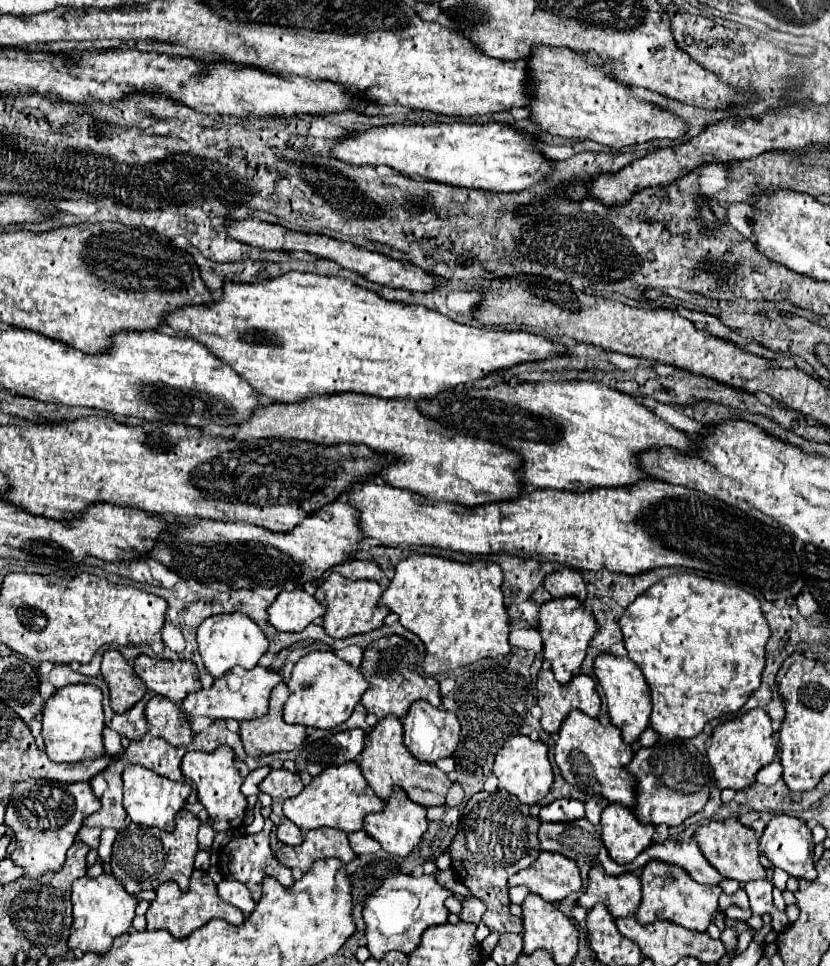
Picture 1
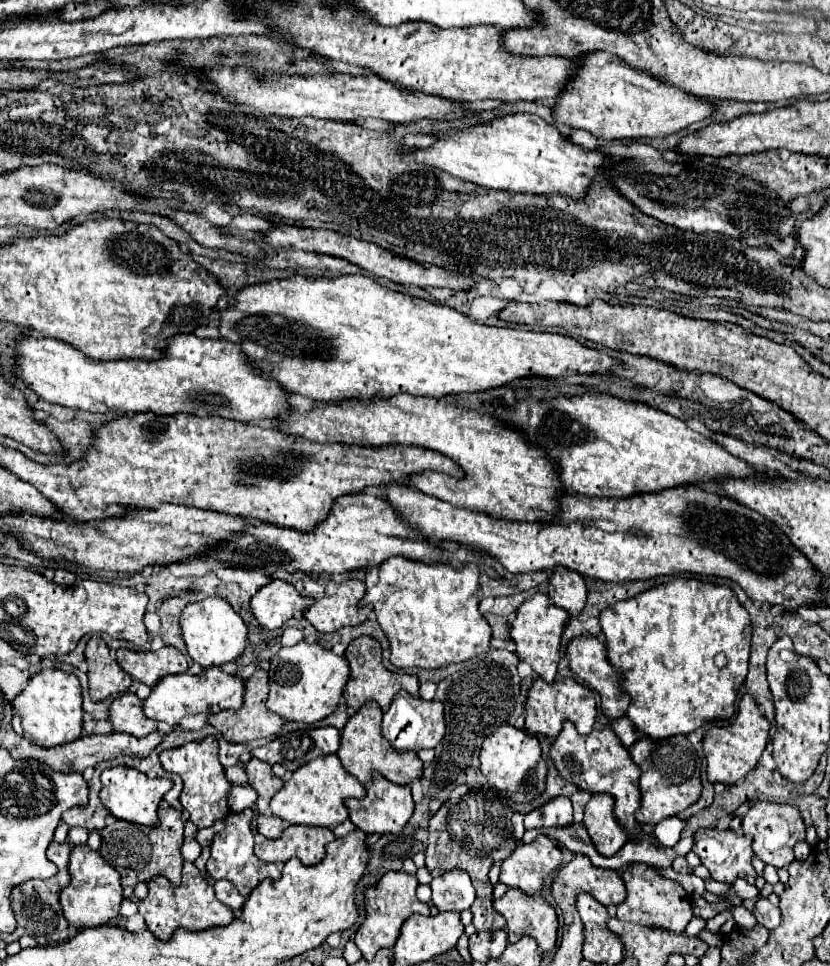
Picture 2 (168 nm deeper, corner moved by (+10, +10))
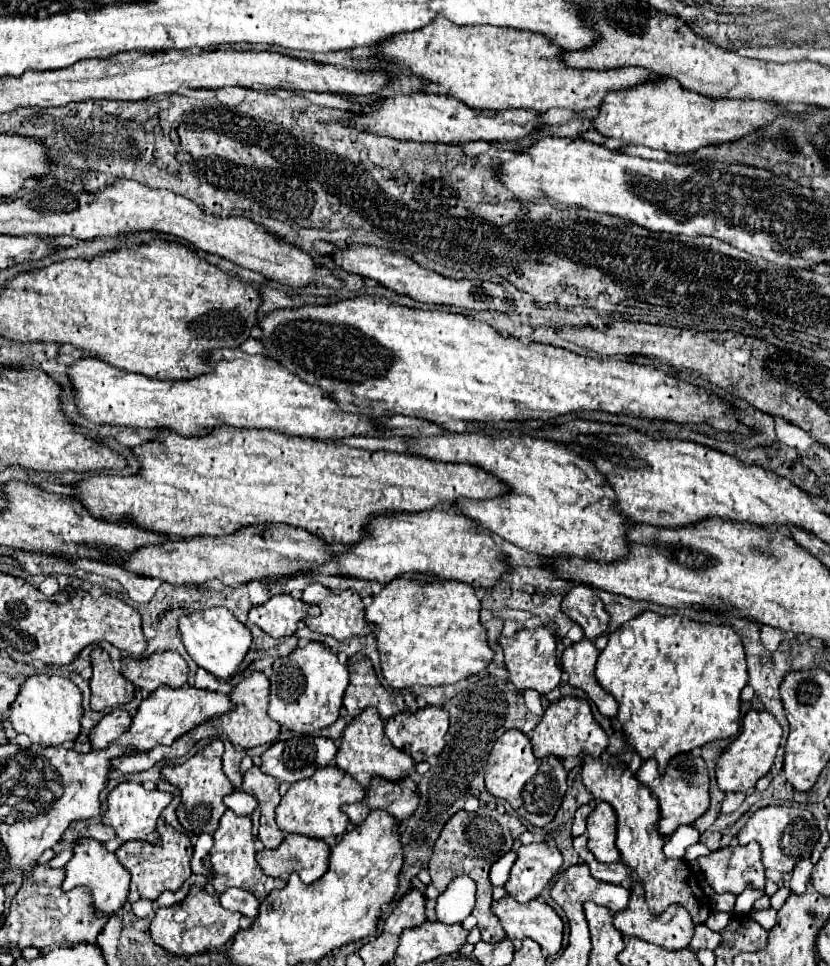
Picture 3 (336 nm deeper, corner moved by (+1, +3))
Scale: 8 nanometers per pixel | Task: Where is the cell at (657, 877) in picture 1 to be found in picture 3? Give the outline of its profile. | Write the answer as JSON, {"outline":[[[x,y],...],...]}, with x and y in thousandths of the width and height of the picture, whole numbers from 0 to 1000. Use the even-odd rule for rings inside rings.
{"outline":[[[763,913],[758,938],[739,948],[739,957],[751,969],[767,969],[767,971],[772,971],[777,975],[784,975],[784,977],[792,977],[801,983],[828,981],[833,971],[835,971],[835,963],[837,963],[837,954],[833,952],[830,944],[820,936],[808,936],[804,942],[799,942],[794,948],[789,948],[782,942],[782,936],[777,932],[777,919],[775,919],[772,913]]]}

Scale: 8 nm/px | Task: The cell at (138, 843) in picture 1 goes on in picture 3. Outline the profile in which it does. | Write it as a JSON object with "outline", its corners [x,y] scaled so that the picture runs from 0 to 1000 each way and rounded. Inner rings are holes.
{"outline":[[[192,853],[192,865],[194,865],[194,874],[180,874],[172,870],[155,870],[148,872],[146,878],[139,882],[141,888],[146,890],[146,894],[155,901],[158,905],[158,923],[155,923],[155,934],[165,934],[170,930],[175,932],[189,932],[199,921],[216,921],[223,911],[230,907],[230,888],[233,888],[233,876],[230,870],[213,861],[208,855],[204,853]]]}

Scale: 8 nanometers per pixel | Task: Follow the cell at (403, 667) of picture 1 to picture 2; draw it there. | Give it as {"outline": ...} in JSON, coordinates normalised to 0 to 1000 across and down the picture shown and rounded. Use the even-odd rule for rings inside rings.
{"outline":[[[429,659],[419,670],[414,680],[419,682],[422,688],[422,703],[414,711],[414,722],[417,722],[417,730],[424,734],[434,734],[441,726],[451,724],[460,736],[467,734],[467,730],[472,728],[472,722],[482,715],[489,713],[496,722],[504,722],[504,703],[499,699],[489,699],[489,697],[470,697],[460,690],[460,680],[458,680],[460,672],[455,668],[453,661],[448,659]]]}

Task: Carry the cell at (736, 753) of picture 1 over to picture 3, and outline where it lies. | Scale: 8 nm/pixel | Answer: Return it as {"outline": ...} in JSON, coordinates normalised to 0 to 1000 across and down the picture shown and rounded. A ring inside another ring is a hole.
{"outline":[[[902,735],[895,743],[895,752],[888,764],[864,785],[861,803],[864,803],[866,816],[871,820],[895,820],[895,822],[907,820],[910,810],[929,797],[939,768],[941,768],[939,747],[922,735]]]}

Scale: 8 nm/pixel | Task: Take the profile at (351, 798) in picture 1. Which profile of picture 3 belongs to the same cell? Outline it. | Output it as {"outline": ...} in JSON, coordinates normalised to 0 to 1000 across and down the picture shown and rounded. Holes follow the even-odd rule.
{"outline":[[[394,793],[382,797],[375,805],[353,812],[334,834],[334,855],[346,863],[367,863],[375,867],[413,865],[420,853],[418,843],[411,839],[413,832],[425,832],[440,828],[440,818],[428,810],[425,803],[406,793]]]}

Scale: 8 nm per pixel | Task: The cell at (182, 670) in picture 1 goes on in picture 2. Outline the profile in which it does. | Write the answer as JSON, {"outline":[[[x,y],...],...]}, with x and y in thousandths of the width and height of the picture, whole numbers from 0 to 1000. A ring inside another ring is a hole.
{"outline":[[[195,670],[193,674],[159,674],[142,672],[140,684],[164,705],[186,711],[190,703],[205,697],[224,697],[224,680],[212,670]]]}

